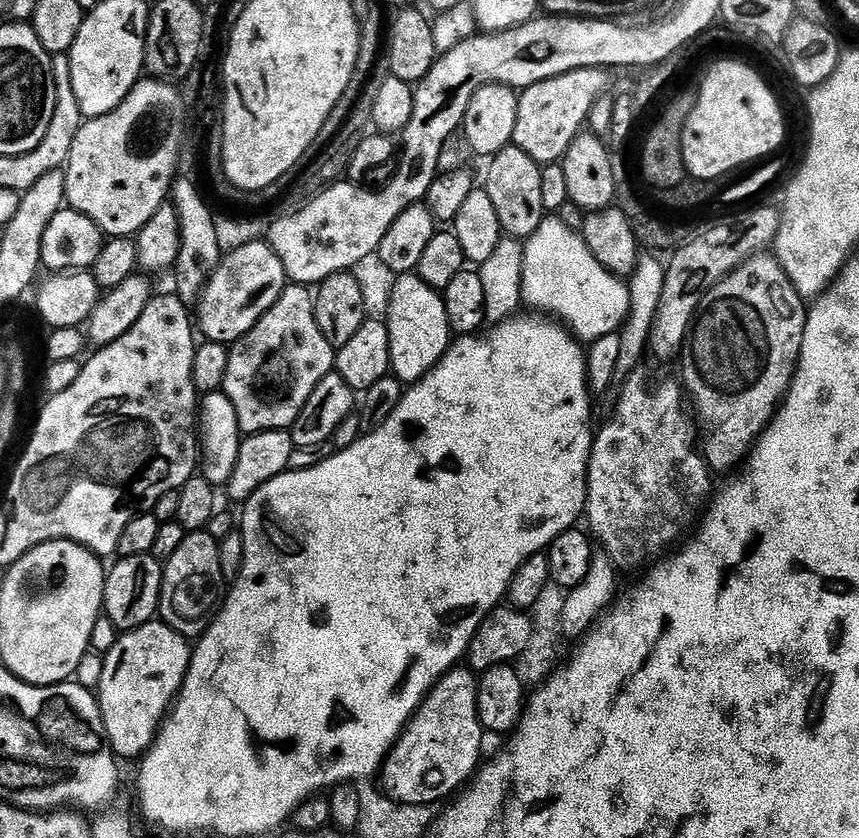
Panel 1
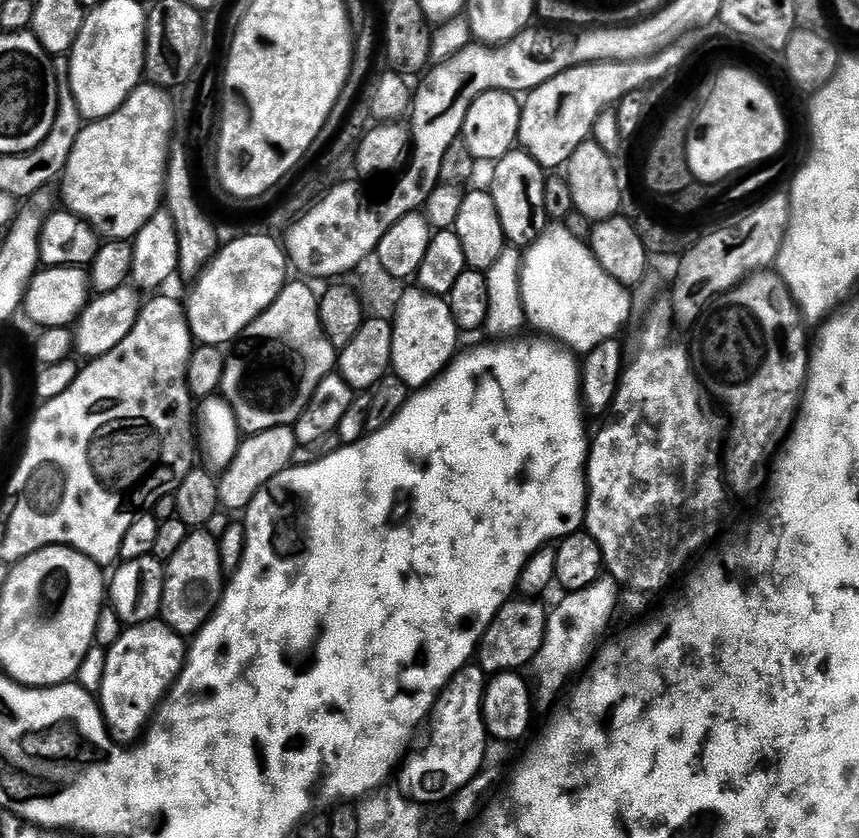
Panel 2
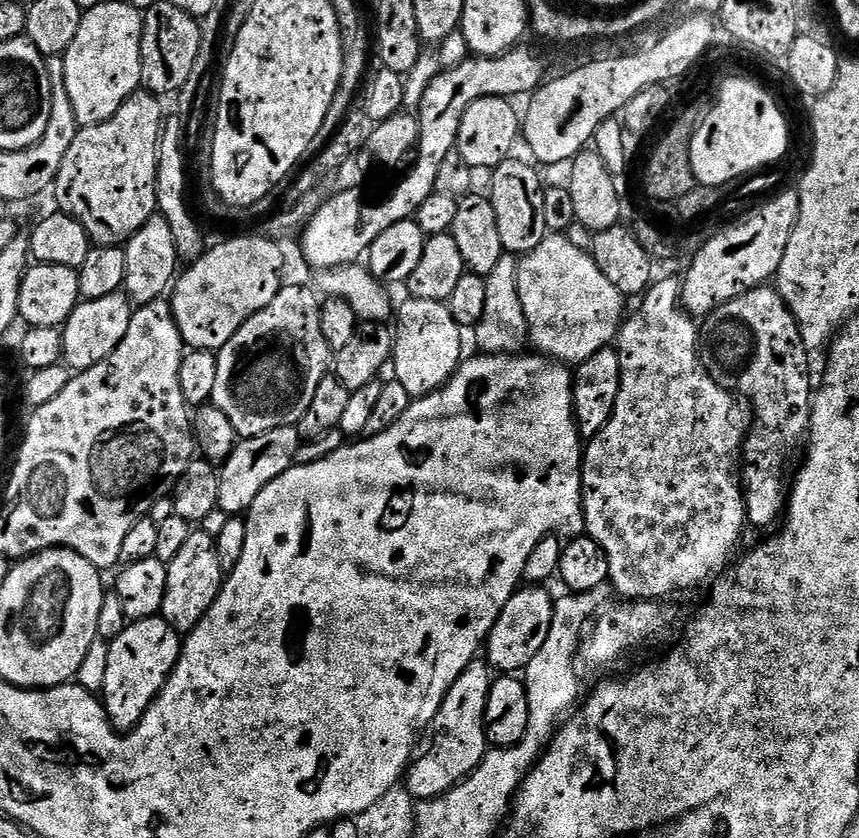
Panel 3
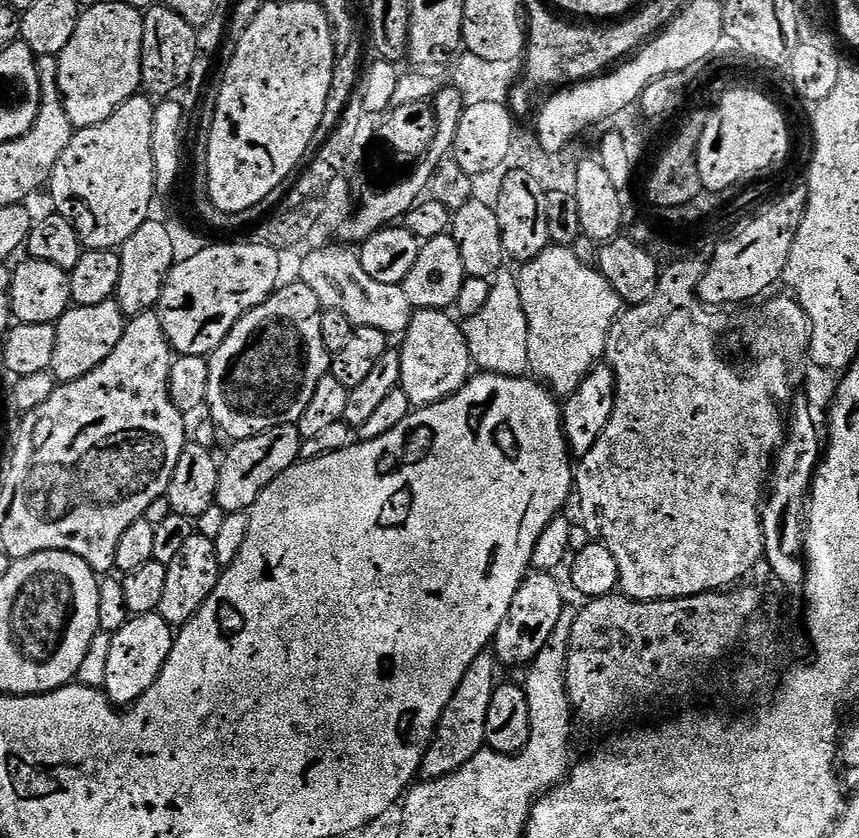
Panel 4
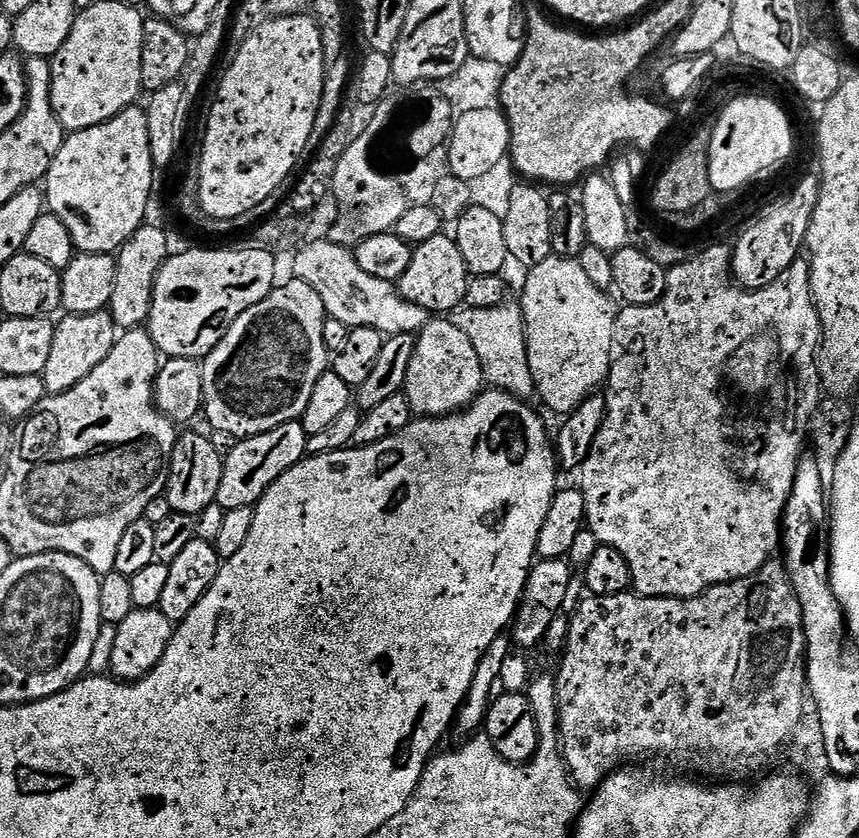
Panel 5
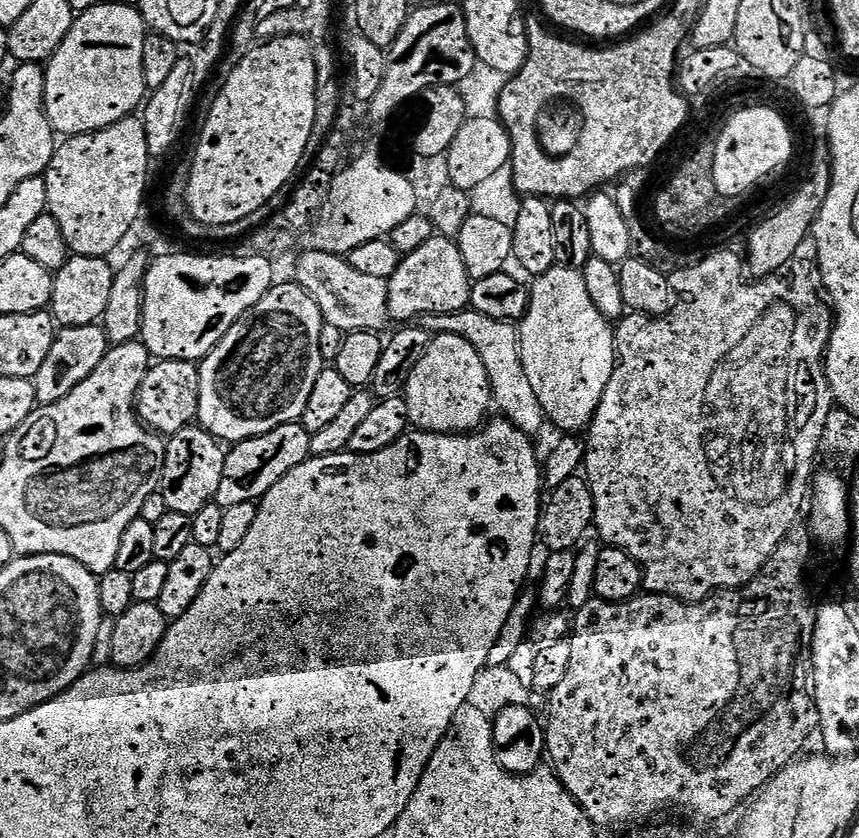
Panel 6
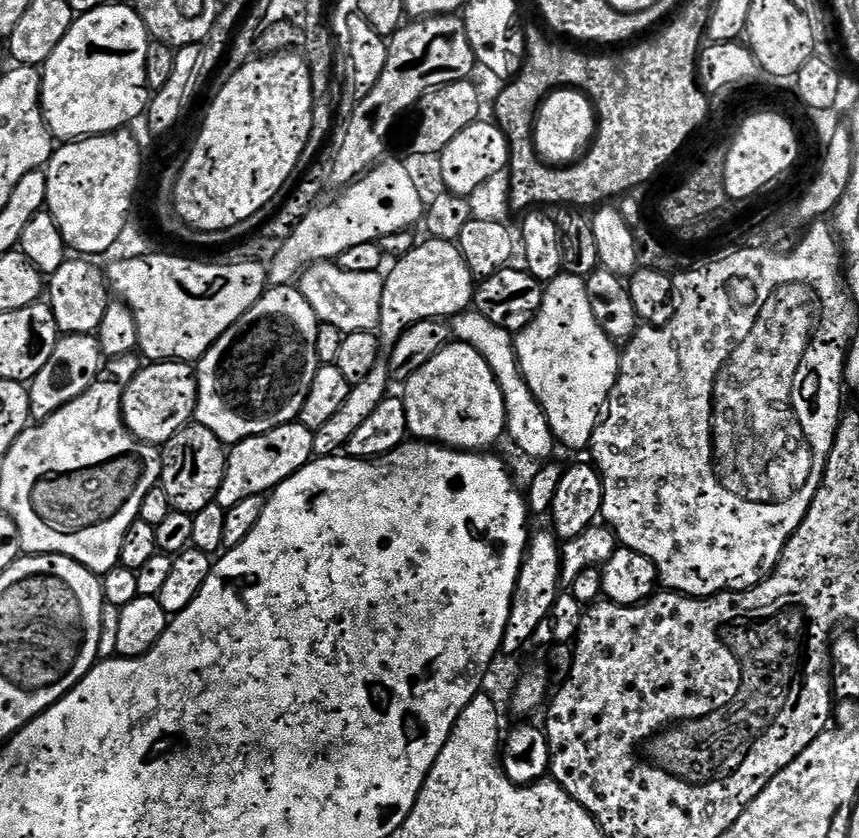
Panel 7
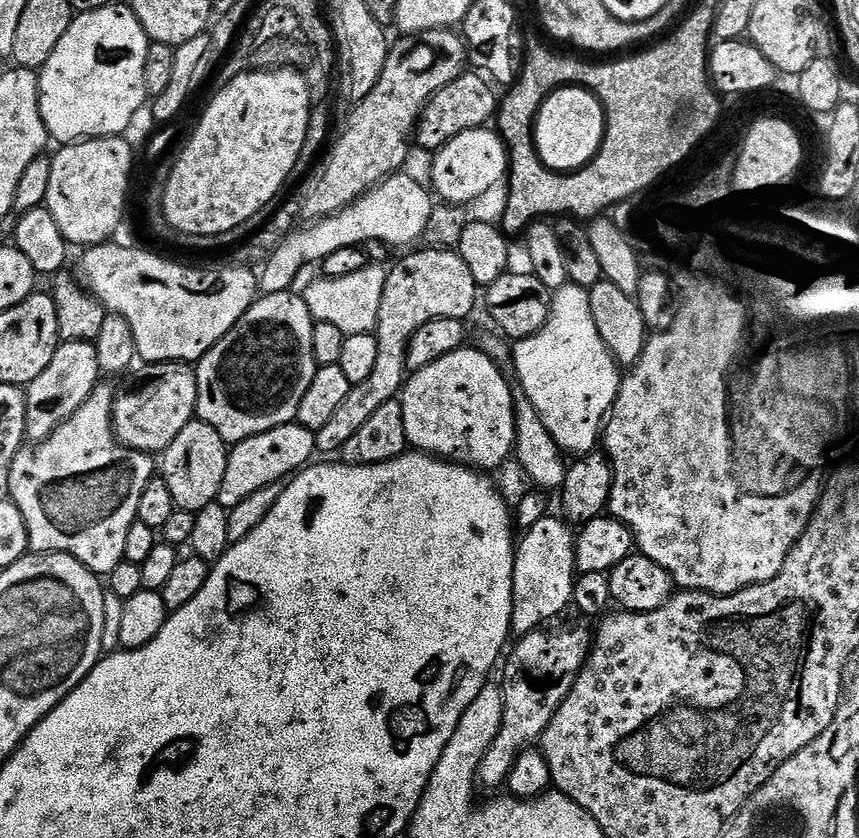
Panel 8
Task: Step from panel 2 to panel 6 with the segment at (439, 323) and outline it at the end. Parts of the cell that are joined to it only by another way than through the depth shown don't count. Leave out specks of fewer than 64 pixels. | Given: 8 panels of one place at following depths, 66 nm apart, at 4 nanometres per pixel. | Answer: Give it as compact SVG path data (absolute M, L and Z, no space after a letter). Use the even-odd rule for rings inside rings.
M453 332L433 335L426 354L403 381L402 395L410 406L412 424L421 432L471 434L494 408L492 383L478 350L465 336Z

